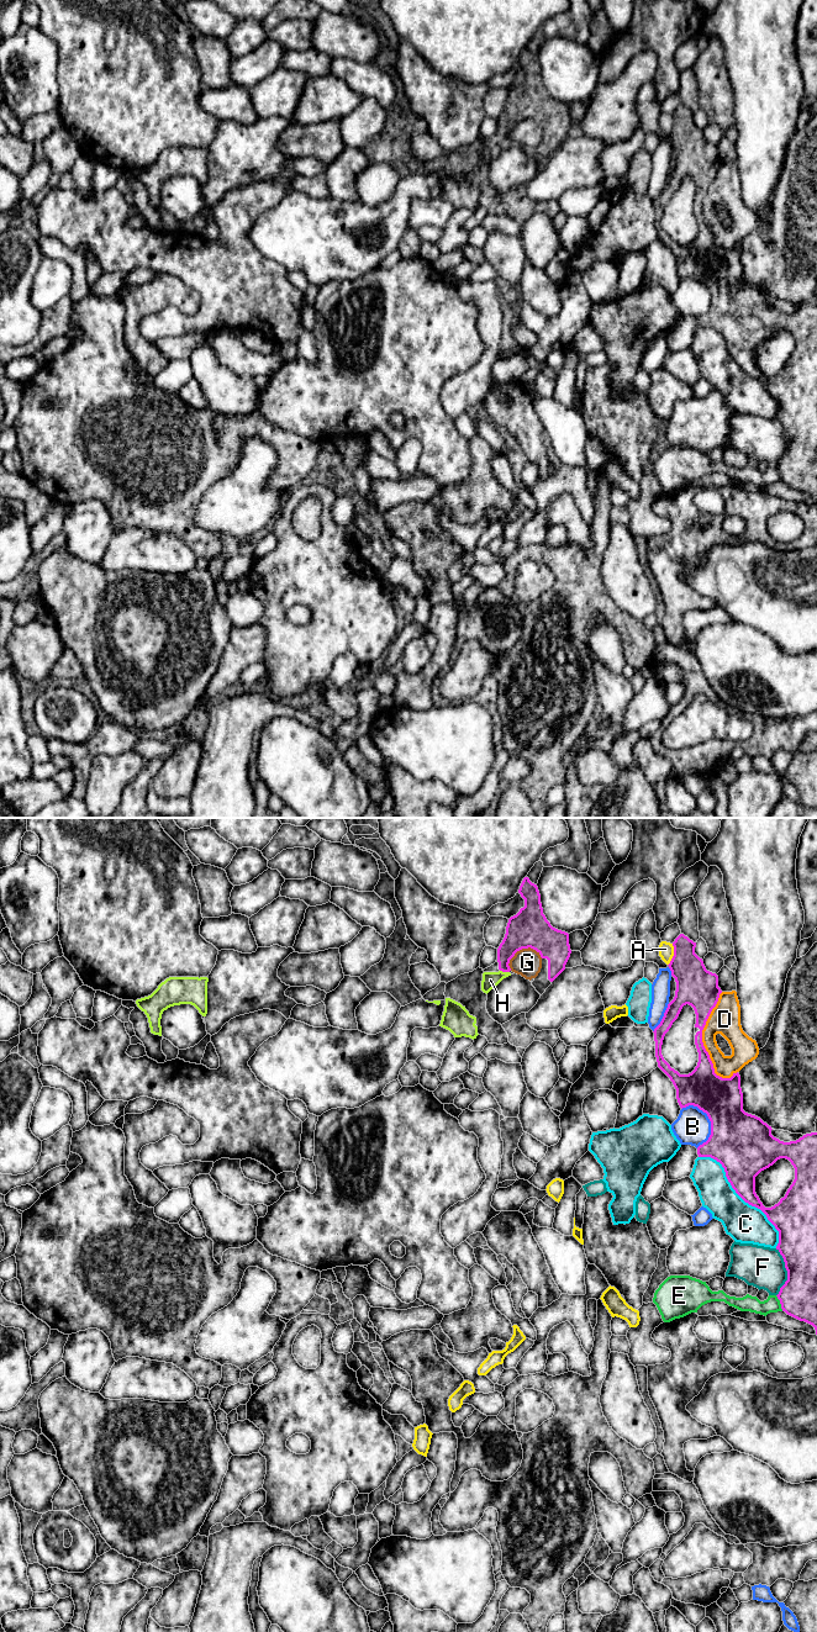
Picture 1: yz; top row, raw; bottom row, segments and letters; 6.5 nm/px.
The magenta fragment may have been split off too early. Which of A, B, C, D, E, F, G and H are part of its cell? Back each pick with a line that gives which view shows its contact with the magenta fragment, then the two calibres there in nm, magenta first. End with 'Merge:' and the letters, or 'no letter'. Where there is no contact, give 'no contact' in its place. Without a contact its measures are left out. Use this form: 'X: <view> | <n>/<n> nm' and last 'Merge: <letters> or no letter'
H: yz | 180/110 nm
Merge: H

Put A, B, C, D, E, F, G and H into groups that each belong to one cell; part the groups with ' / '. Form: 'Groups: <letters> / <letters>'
Groups: A / B / C / D / E / F / G / H

